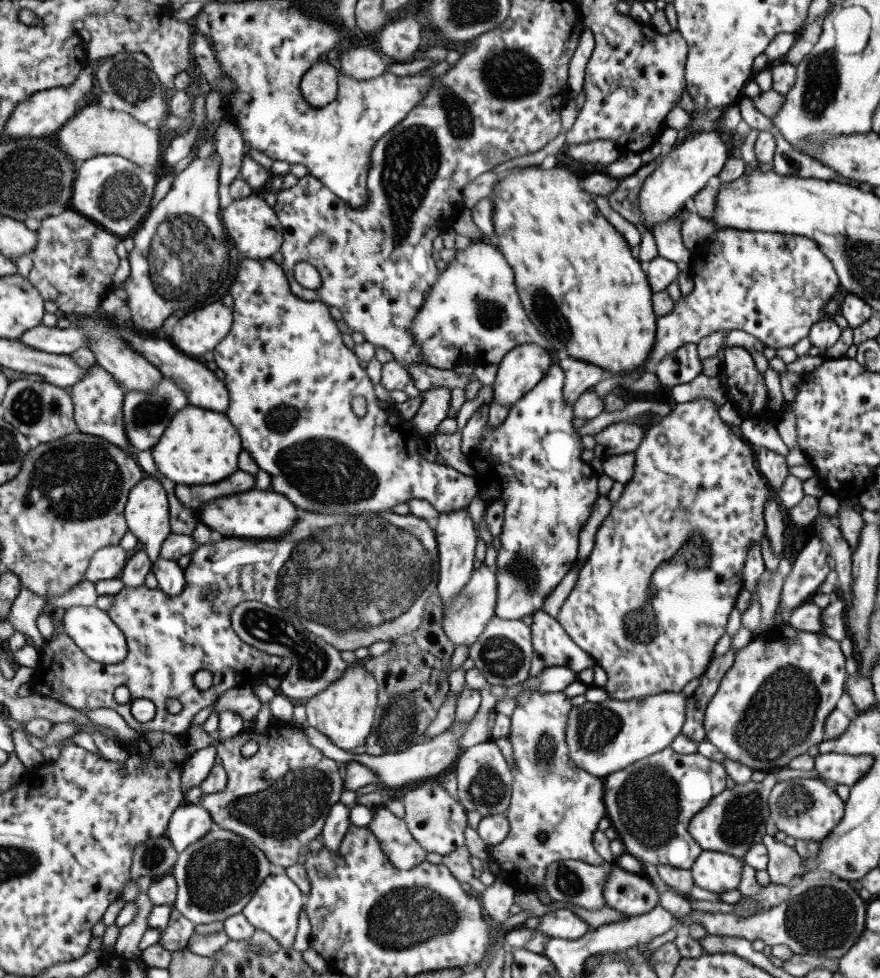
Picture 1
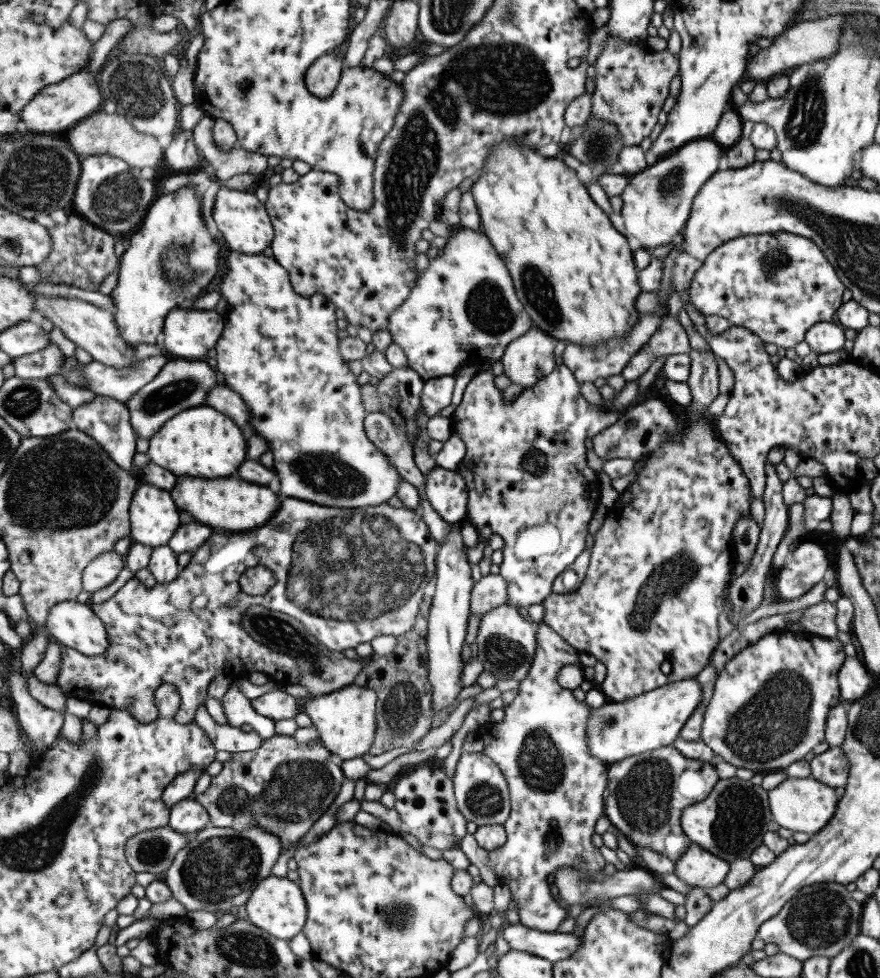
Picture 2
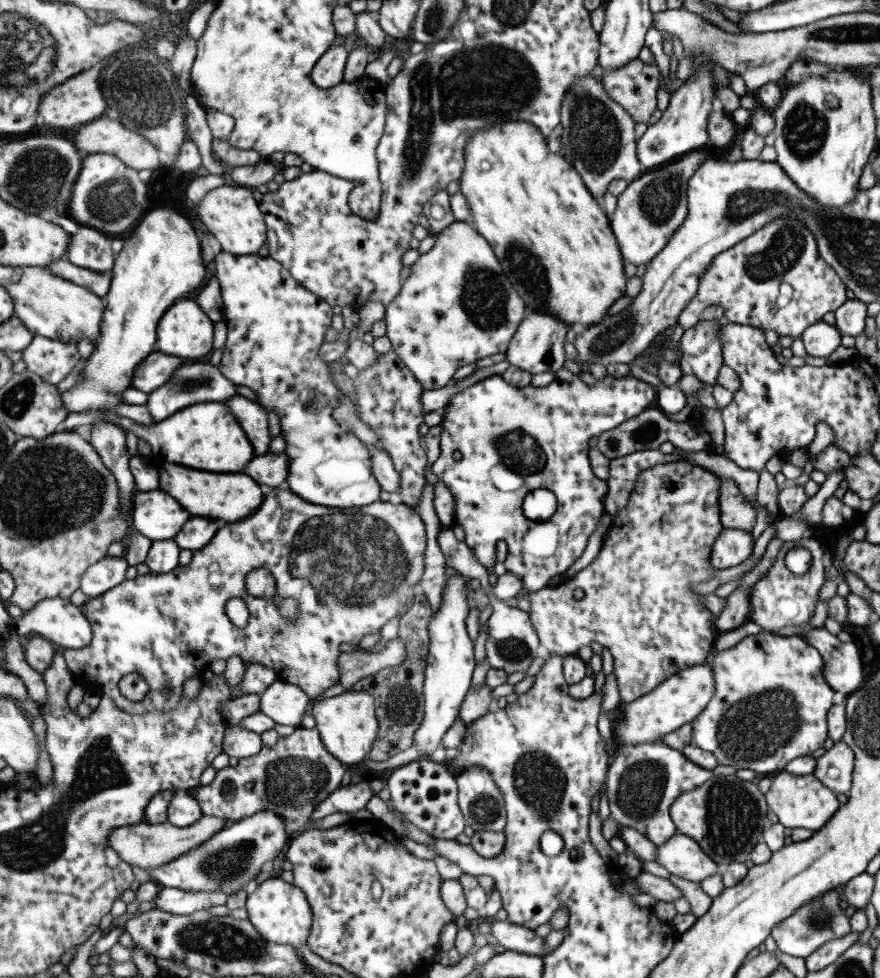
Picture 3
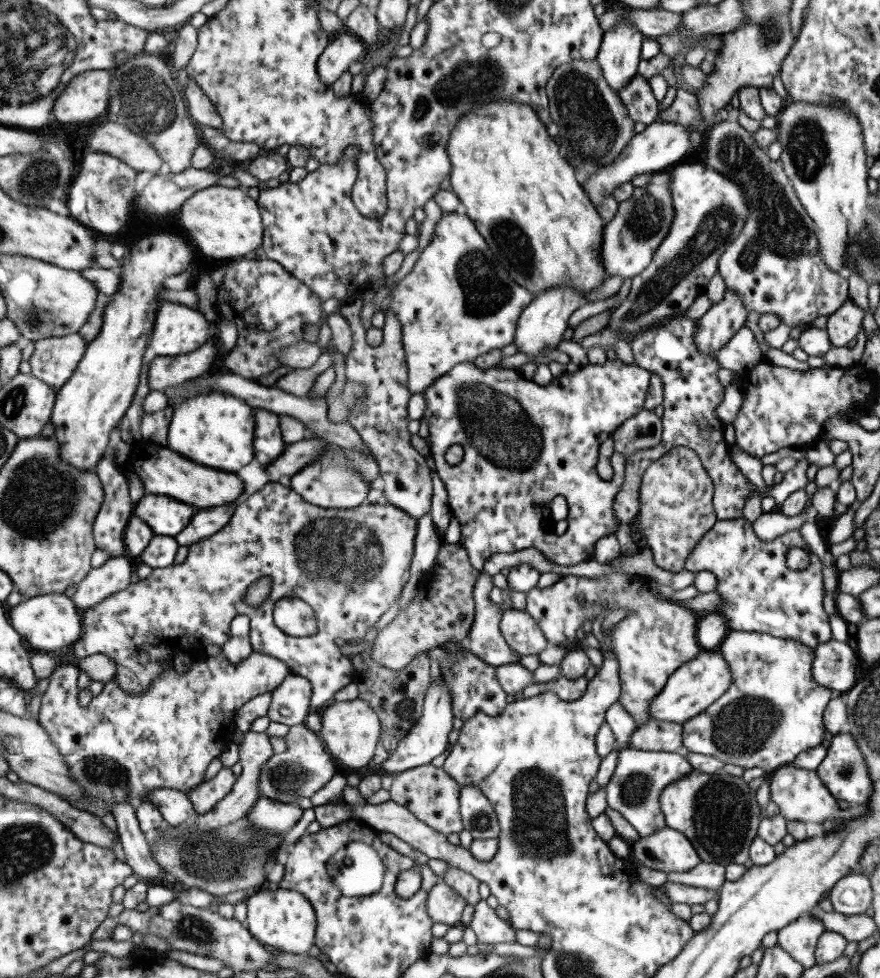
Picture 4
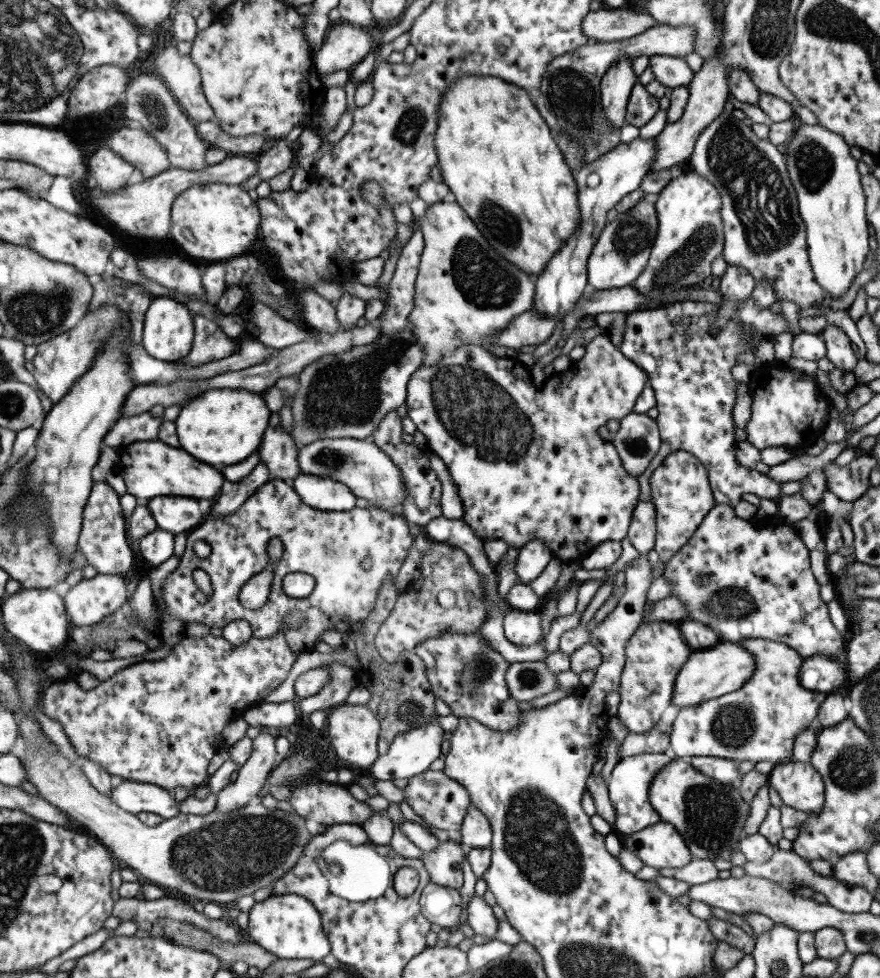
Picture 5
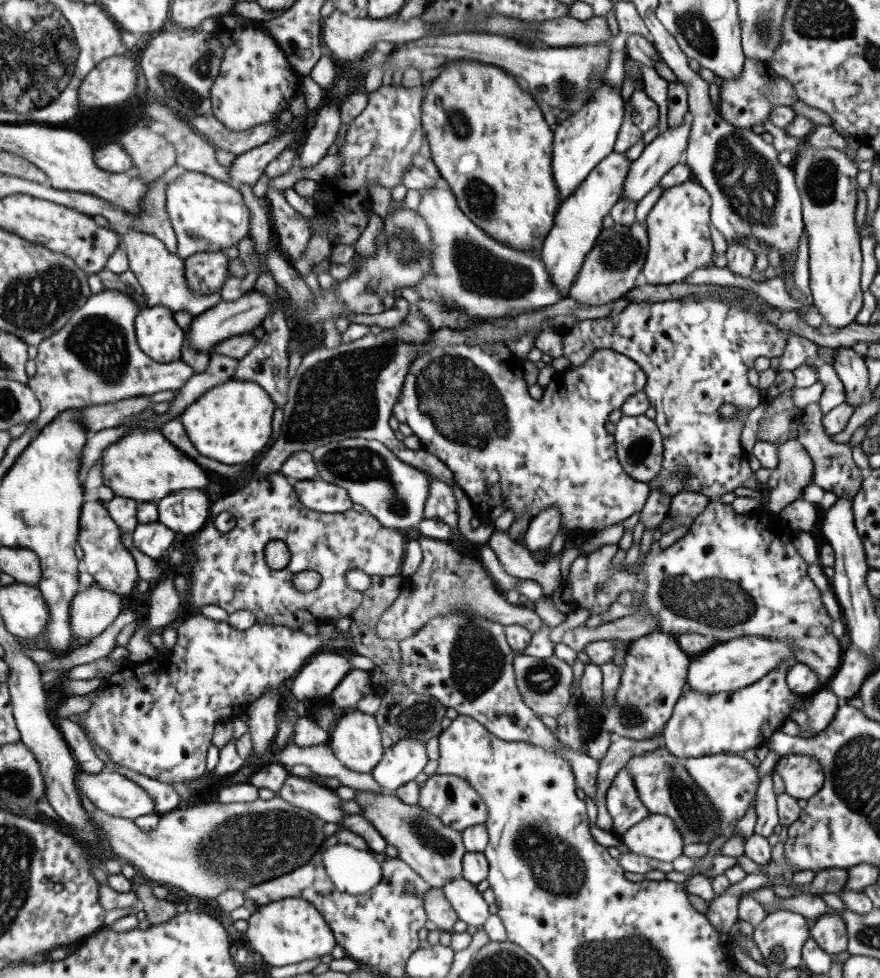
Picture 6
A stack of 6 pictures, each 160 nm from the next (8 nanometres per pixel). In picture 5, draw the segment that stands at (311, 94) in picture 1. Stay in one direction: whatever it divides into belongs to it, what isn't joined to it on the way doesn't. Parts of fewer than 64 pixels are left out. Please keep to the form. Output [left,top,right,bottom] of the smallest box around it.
[314,20,374,76]

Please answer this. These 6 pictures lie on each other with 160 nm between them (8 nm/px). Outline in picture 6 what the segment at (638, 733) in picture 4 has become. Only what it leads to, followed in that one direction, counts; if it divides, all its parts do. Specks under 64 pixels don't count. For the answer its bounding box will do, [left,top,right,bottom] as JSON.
[595,733,660,832]

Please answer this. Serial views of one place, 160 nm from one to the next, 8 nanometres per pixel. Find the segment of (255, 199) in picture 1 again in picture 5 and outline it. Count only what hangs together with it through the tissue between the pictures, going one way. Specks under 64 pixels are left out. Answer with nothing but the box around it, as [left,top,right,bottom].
[171,182,262,262]

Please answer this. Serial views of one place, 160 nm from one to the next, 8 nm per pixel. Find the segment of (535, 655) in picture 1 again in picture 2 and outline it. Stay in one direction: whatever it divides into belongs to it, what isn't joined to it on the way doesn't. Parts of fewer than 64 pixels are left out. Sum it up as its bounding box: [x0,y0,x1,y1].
[479,621,607,933]

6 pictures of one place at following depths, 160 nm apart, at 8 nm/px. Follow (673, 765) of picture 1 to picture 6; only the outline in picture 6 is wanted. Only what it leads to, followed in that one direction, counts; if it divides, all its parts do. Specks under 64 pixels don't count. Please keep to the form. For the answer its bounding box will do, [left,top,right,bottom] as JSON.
[605,769,650,834]

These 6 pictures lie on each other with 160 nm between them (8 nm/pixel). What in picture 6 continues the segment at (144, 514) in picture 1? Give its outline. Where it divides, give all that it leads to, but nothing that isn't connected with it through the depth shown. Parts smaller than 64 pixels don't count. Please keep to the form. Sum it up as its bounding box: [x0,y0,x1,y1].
[157,490,213,534]

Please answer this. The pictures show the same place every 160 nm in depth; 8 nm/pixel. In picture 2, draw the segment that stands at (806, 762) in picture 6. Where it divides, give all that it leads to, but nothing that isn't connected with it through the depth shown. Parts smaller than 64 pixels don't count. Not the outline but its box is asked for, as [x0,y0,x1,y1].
[766,776,838,836]

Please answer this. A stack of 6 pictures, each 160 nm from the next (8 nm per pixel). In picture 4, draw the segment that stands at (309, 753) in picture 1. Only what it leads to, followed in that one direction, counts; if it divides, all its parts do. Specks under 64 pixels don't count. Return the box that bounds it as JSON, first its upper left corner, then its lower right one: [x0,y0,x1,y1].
[189,724,335,815]

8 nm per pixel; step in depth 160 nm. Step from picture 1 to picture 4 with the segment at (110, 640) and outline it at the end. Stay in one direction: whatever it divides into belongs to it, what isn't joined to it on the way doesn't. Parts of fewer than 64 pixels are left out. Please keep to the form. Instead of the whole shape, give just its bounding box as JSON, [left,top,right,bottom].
[8,593,83,652]

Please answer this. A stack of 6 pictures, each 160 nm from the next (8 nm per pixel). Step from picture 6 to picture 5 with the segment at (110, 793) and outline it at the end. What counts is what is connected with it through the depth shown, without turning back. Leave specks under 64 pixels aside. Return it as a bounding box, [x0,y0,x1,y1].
[109,779,181,820]

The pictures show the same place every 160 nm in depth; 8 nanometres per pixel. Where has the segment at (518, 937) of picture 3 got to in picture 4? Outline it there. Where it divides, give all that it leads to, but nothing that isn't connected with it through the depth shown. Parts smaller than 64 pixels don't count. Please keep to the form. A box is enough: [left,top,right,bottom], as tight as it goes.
[467,899,515,944]

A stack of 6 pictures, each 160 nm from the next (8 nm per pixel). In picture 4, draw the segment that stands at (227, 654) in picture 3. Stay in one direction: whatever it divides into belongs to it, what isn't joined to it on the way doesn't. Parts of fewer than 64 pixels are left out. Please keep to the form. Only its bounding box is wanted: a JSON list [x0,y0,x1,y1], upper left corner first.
[73,482,416,712]

